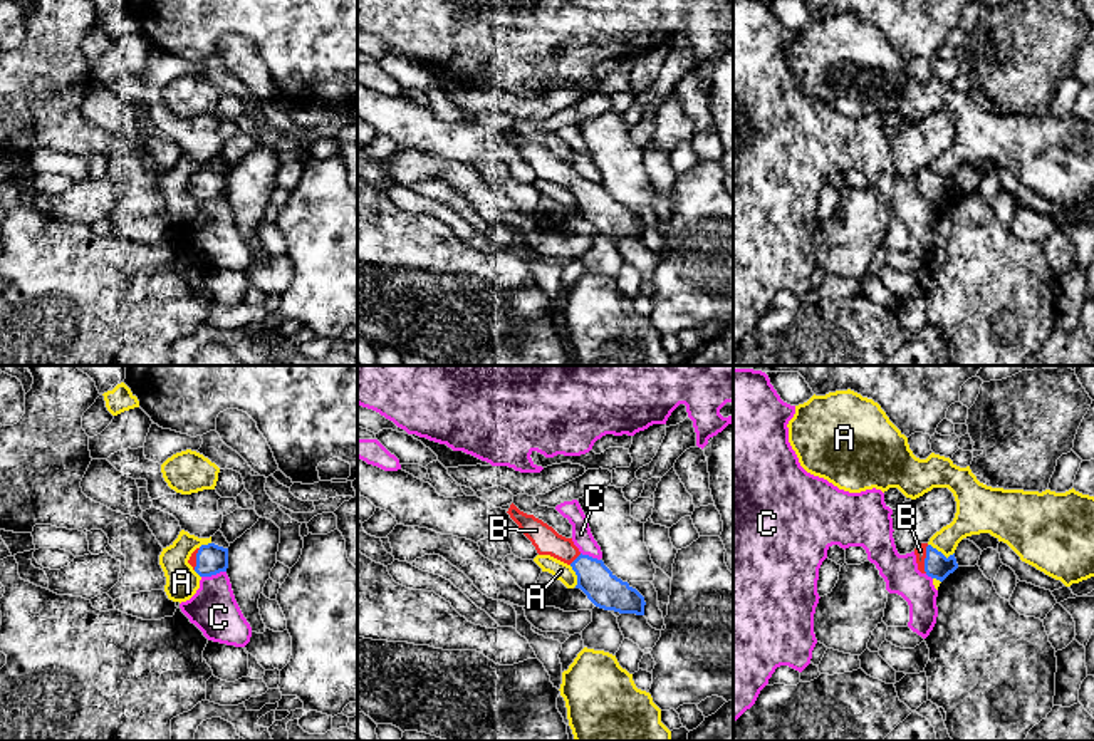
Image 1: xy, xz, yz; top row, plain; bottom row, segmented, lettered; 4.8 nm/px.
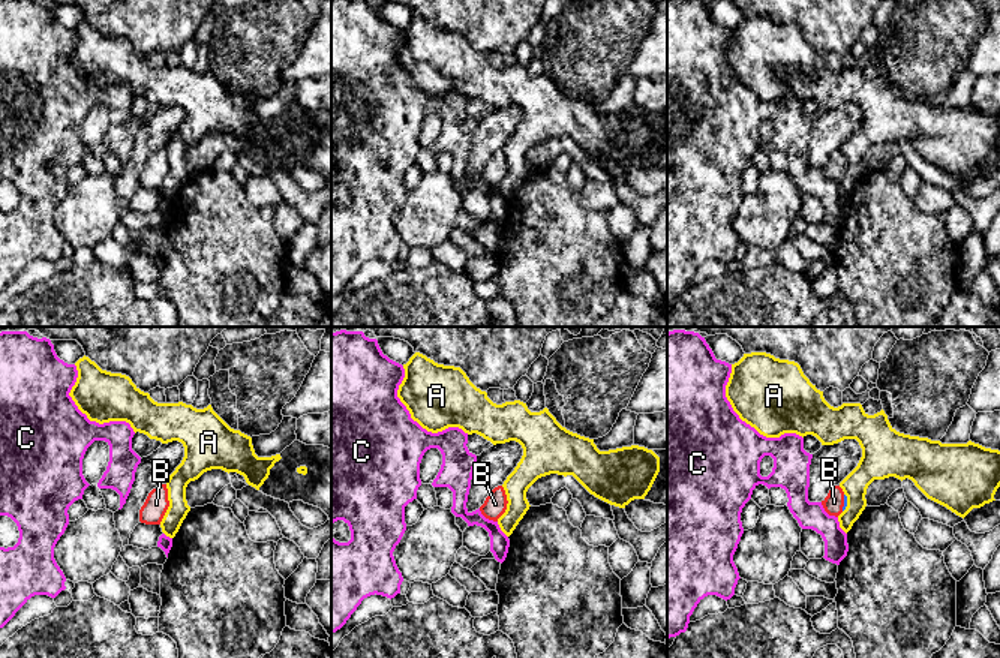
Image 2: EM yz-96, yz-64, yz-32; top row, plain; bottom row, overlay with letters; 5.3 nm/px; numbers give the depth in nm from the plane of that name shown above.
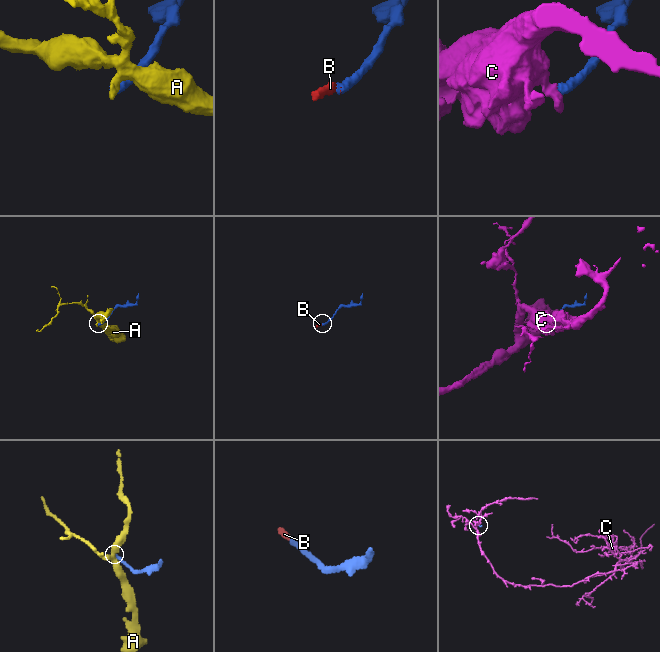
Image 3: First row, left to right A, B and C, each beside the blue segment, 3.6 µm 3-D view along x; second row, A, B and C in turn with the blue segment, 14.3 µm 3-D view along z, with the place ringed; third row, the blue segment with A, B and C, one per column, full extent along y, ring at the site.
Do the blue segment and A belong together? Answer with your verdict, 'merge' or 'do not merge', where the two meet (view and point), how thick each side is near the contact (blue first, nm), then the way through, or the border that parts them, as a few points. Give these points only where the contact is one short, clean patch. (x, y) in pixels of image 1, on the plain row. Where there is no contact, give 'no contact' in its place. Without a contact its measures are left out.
do not merge; contact yz (940, 176); calibres 120 and 190 nm; border yz (928, 168), (947, 181), (953, 178)

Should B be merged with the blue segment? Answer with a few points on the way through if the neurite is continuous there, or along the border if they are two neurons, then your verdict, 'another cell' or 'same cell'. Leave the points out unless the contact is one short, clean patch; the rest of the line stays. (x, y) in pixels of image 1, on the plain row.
way yz (937, 190), (925, 183), (920, 175); same cell

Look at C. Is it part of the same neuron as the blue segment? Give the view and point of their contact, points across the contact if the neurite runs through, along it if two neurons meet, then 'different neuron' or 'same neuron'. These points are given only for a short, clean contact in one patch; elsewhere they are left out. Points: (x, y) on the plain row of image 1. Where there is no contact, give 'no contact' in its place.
meets blue in xy at (213, 198); border along xy (225, 195), (202, 202); different neuron

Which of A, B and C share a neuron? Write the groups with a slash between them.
A / B / C

